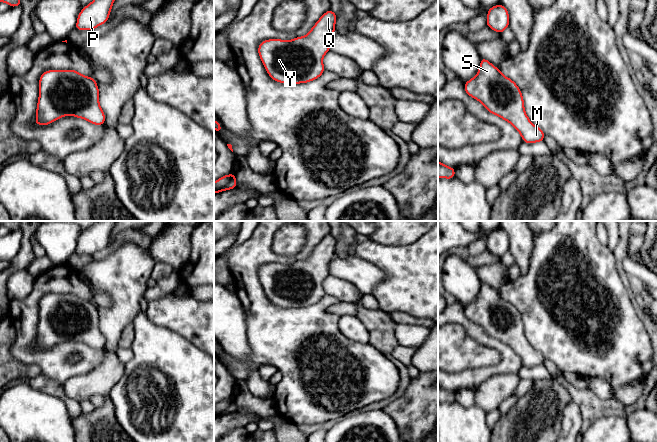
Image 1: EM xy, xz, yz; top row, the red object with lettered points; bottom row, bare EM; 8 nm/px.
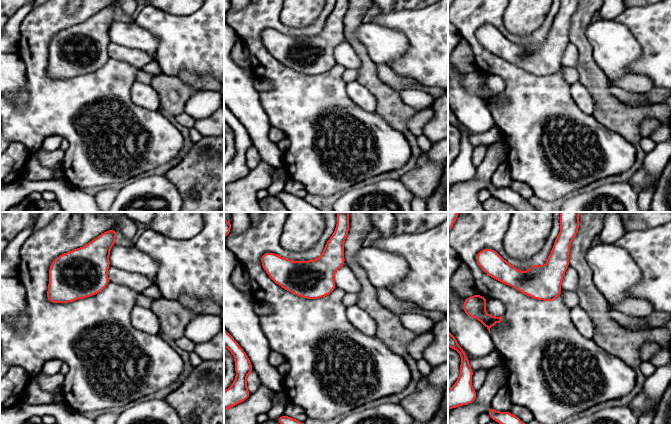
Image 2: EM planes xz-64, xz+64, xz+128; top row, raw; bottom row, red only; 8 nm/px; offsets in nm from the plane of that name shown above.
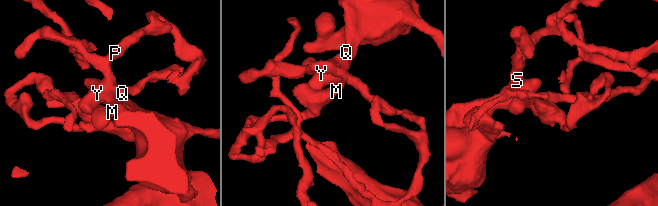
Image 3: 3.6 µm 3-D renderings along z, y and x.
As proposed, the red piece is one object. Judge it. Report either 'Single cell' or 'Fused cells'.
Single cell

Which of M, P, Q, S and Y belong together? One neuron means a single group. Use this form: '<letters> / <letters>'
M P Q S Y

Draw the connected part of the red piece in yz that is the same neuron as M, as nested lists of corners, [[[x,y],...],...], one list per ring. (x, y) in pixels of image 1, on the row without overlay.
[[[481,281],[478,297],[465,306],[465,316],[481,326],[490,337],[512,348],[523,366],[544,366],[544,356],[528,342],[521,314],[495,289]]]

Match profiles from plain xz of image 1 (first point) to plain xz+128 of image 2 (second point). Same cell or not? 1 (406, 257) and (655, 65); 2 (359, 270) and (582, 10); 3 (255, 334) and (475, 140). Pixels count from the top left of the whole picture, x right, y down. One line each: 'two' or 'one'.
1: one
2: two
3: two

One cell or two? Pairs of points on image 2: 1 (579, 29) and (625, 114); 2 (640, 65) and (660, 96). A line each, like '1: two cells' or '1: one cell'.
1: one cell
2: two cells

